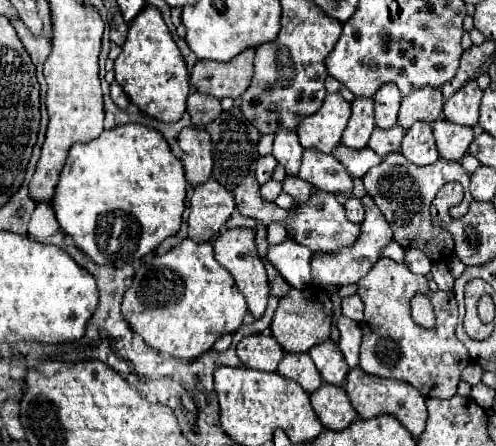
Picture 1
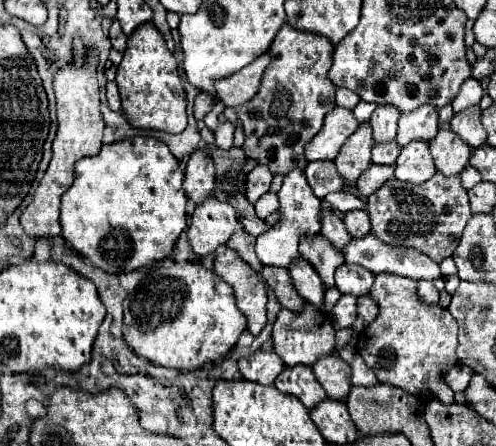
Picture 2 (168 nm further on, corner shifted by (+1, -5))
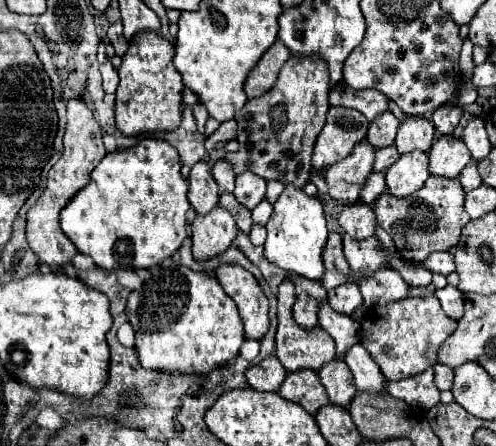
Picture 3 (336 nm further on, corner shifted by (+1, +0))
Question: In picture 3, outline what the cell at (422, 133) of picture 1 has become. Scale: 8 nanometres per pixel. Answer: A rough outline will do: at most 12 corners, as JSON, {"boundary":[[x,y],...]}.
{"boundary":[[423,152],[403,154],[387,170],[387,192],[407,198],[429,178]]}

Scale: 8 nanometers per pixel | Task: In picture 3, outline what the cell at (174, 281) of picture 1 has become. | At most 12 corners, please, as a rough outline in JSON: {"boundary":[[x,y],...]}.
{"boundary":[[157,268],[127,318],[147,370],[209,374],[245,340],[215,276]]}

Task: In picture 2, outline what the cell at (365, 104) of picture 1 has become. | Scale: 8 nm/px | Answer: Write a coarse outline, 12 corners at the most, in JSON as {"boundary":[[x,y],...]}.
{"boundary":[[371,125],[339,149],[335,165],[347,185],[371,165]]}

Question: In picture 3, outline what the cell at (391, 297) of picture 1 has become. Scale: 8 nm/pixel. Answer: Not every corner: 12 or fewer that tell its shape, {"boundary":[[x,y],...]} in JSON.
{"boundary":[[435,294],[361,322],[361,344],[387,380],[437,364],[455,320]]}

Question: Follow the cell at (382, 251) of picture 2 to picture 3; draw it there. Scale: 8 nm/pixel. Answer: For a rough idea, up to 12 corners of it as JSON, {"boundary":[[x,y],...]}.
{"boundary":[[435,252],[421,266],[433,274],[455,272],[449,252]]}

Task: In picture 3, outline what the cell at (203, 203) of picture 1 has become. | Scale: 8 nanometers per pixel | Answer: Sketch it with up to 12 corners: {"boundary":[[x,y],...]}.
{"boundary":[[221,206],[191,224],[193,258],[223,254],[235,218]]}

